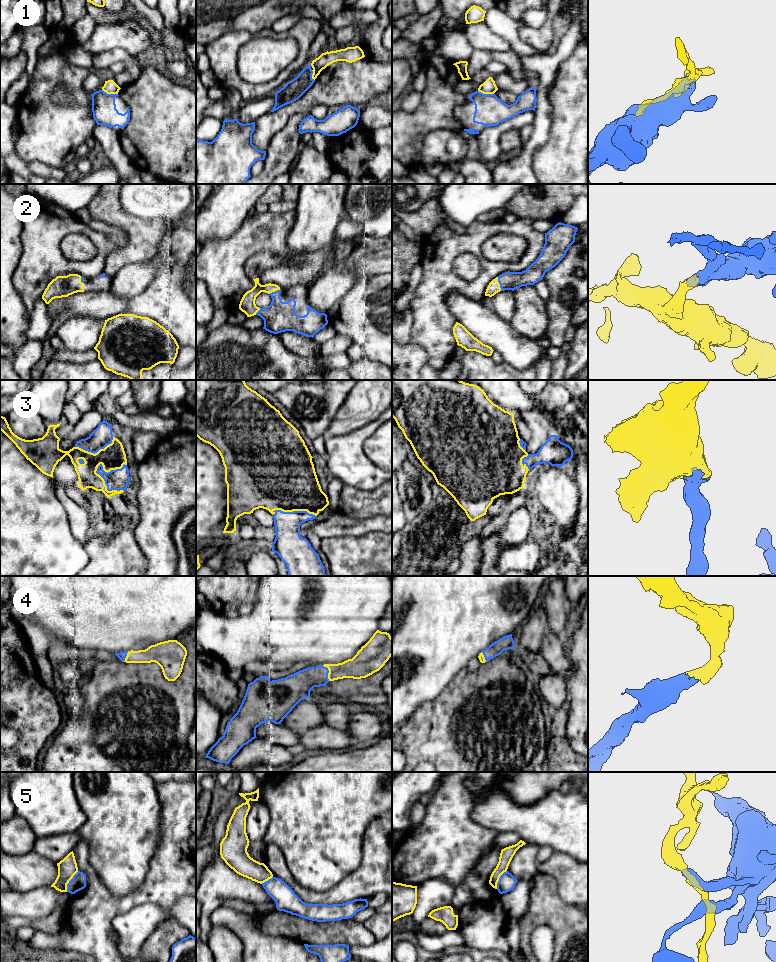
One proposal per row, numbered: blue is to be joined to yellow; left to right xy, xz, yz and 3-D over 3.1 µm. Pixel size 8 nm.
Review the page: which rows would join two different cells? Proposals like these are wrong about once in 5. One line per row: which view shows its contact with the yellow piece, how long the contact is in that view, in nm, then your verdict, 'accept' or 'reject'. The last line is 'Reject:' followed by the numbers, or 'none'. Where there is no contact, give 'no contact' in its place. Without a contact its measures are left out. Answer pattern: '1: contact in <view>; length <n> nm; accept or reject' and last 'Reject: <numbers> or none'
1: contact in xy; length 130 nm; reject
2: contact in yz; length 120 nm; accept
3: contact in xy; length 300 nm; accept
4: contact in xz; length 140 nm; accept
5: contact in xy; length 190 nm; reject
Reject: 1, 5

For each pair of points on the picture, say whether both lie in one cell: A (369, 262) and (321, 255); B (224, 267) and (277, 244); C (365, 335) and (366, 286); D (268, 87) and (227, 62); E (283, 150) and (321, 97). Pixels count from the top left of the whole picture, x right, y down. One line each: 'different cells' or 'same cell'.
A: different cells
B: same cell
C: same cell
D: same cell
E: different cells

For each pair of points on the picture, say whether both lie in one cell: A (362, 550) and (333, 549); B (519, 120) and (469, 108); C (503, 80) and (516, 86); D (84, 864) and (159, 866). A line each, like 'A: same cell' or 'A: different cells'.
A: same cell
B: different cells
C: same cell
D: same cell

